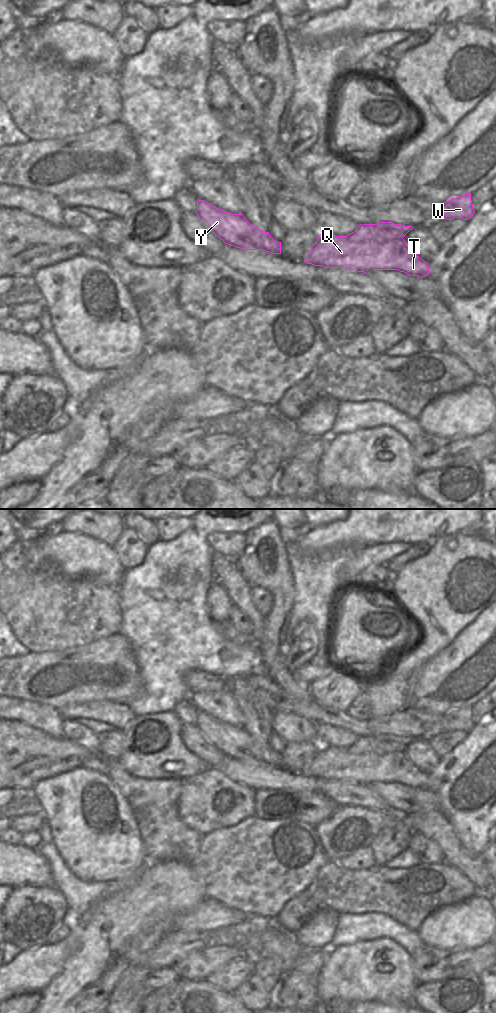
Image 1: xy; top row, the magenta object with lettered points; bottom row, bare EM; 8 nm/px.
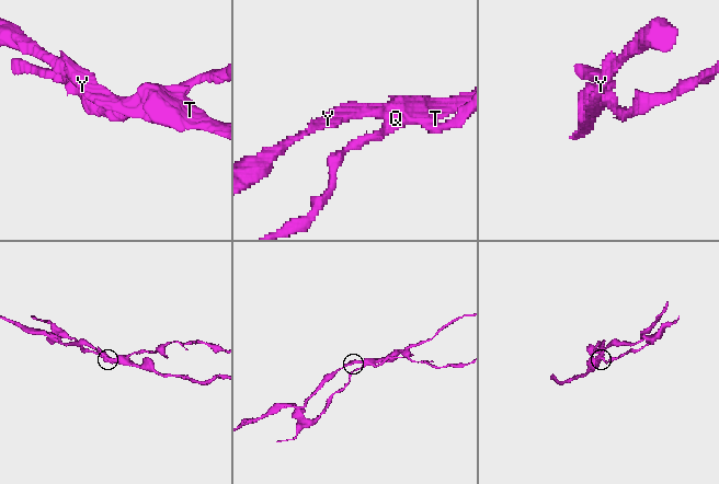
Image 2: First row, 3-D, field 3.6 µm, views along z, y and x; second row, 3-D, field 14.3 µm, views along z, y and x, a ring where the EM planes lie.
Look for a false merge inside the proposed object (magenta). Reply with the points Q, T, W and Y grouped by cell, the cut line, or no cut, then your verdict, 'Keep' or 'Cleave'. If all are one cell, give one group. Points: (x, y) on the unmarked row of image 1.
Groups: Q T Y / W. Split along xy (347, 747), (354, 753), (378, 755), (402, 749). Cleave

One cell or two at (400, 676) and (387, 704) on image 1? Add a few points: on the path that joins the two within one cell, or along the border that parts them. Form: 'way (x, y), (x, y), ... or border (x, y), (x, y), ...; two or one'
way (393, 683), (387, 697); one

